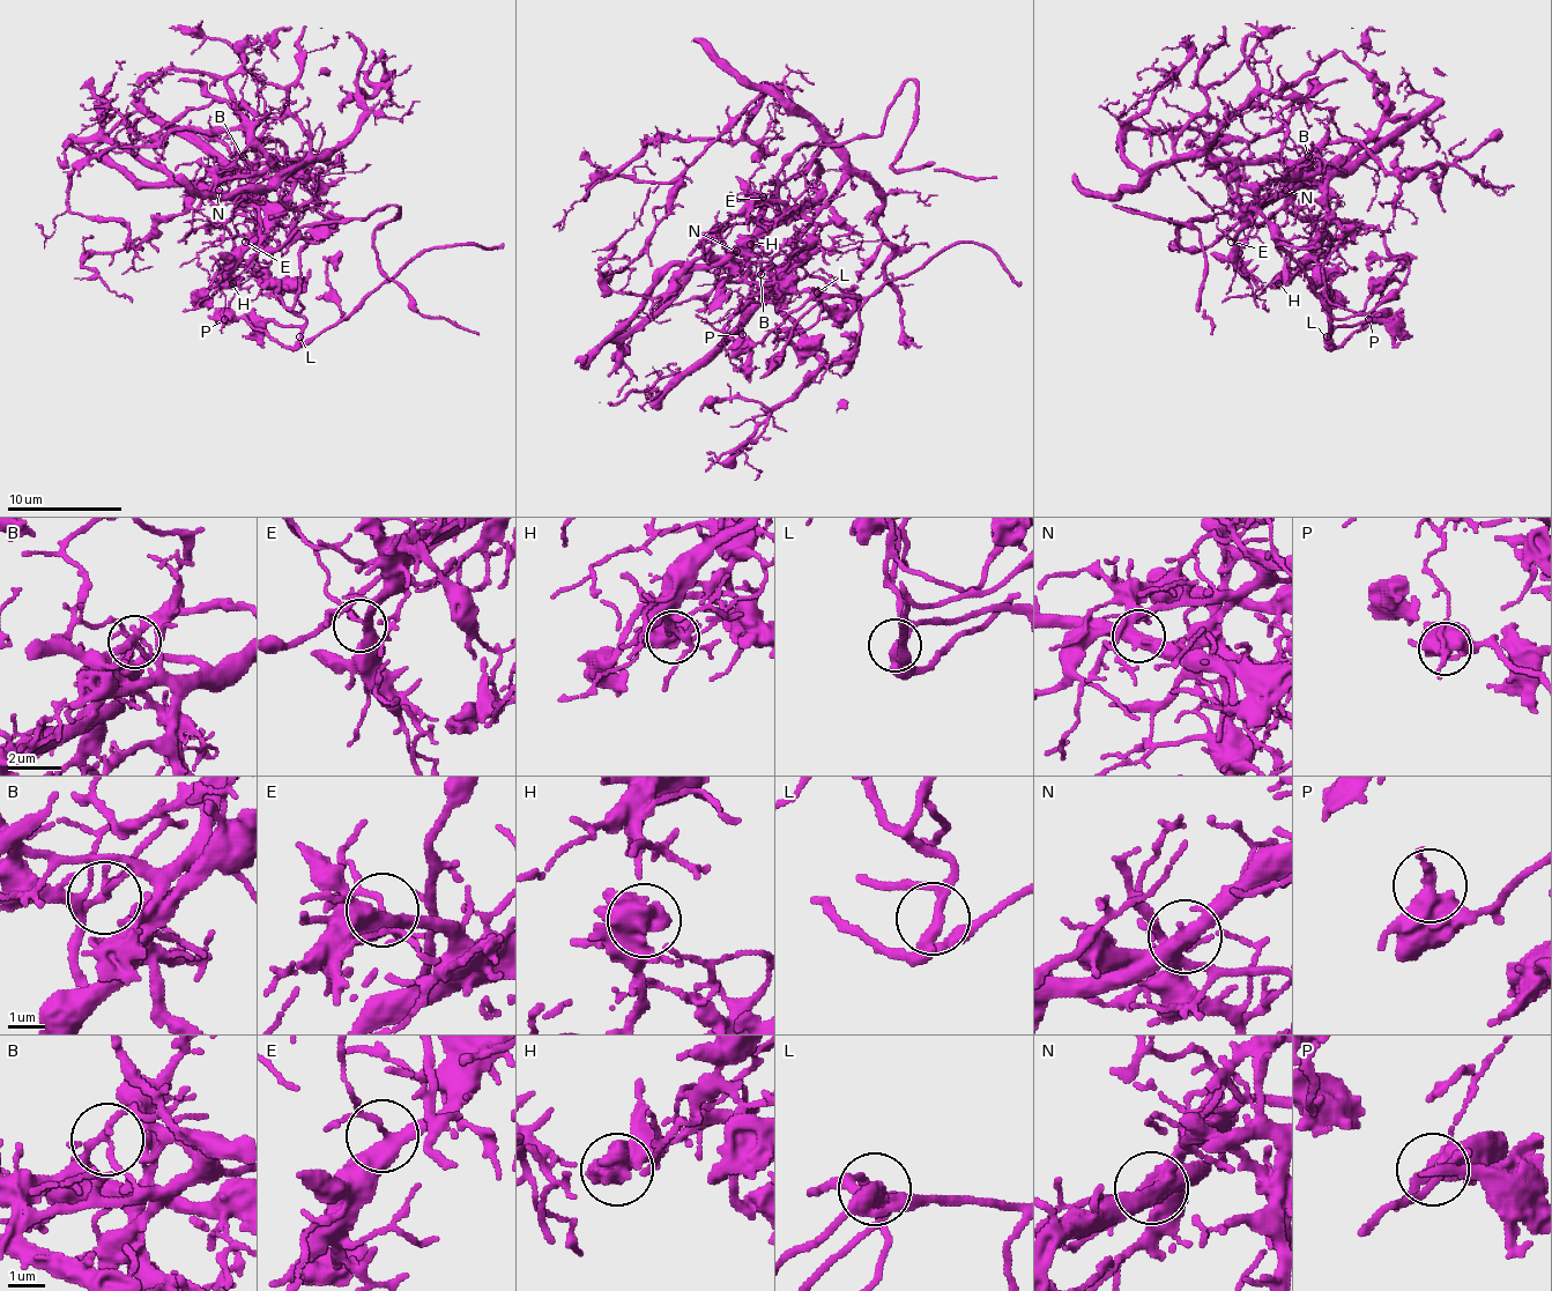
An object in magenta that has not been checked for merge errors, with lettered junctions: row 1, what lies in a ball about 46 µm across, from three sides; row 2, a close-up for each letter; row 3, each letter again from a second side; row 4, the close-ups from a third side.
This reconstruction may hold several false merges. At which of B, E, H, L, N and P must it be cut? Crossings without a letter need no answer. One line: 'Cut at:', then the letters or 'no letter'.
Cut at: B, H, N, P

